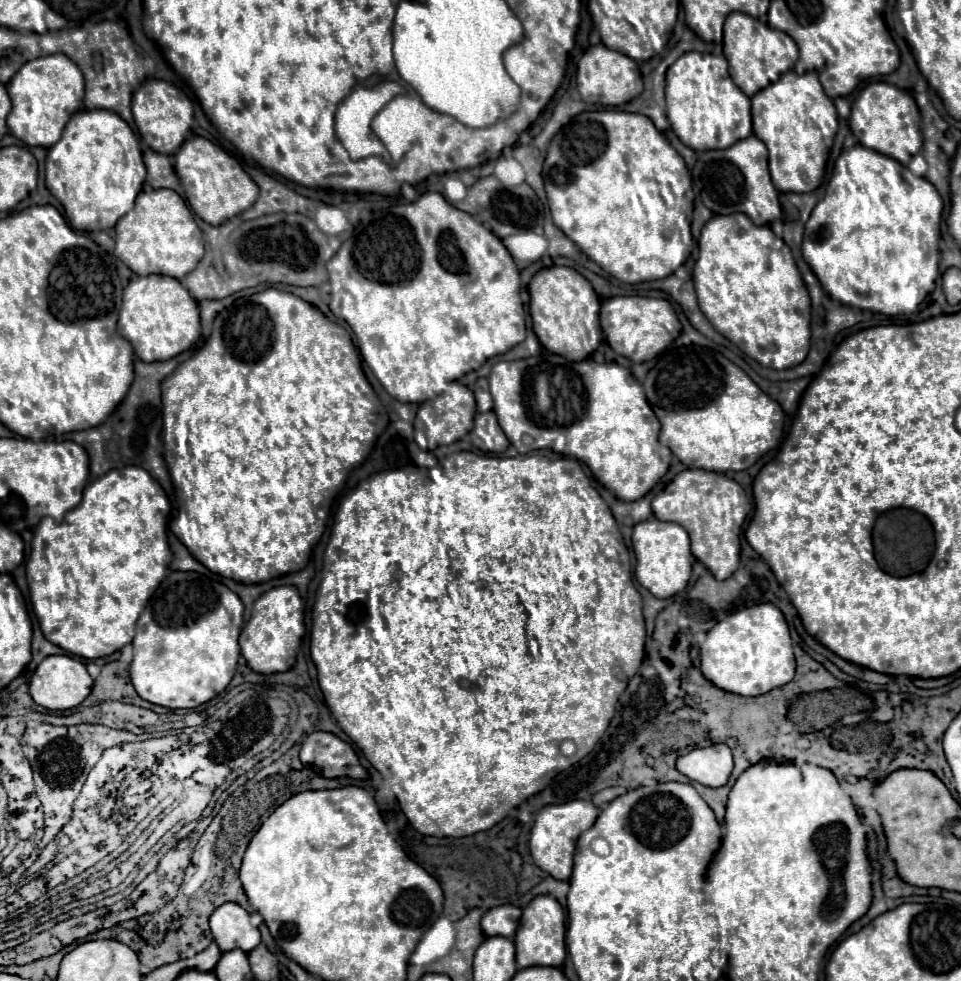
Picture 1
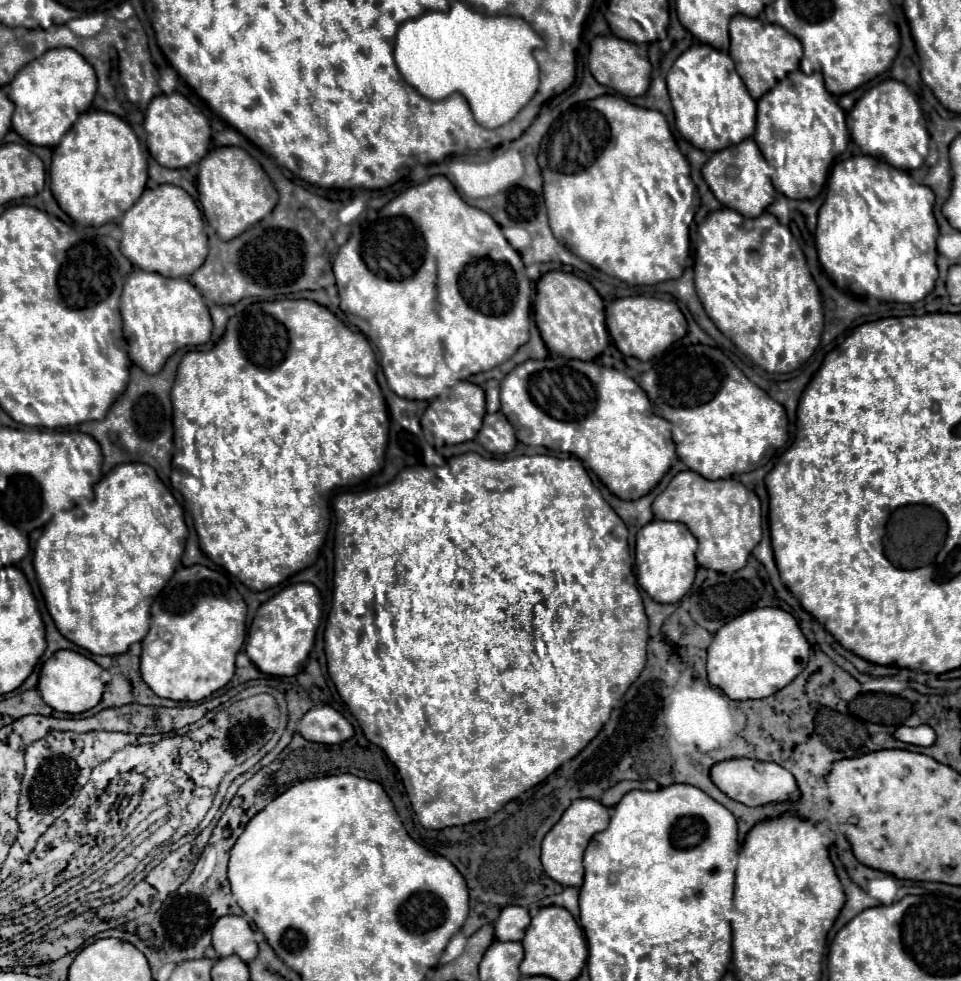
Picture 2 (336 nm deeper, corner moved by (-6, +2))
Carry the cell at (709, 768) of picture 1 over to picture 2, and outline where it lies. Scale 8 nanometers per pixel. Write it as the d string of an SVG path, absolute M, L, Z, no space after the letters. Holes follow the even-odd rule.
M750 758L728 760L712 766L712 782L730 798L746 804L746 806L766 806L770 802L796 802L800 800L800 788L796 778L774 762L760 762Z

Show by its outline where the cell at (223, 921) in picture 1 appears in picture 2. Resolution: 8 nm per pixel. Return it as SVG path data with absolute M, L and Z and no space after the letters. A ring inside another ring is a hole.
M222 916L216 922L212 928L212 946L220 958L236 954L244 962L250 962L258 954L254 932L240 916Z

